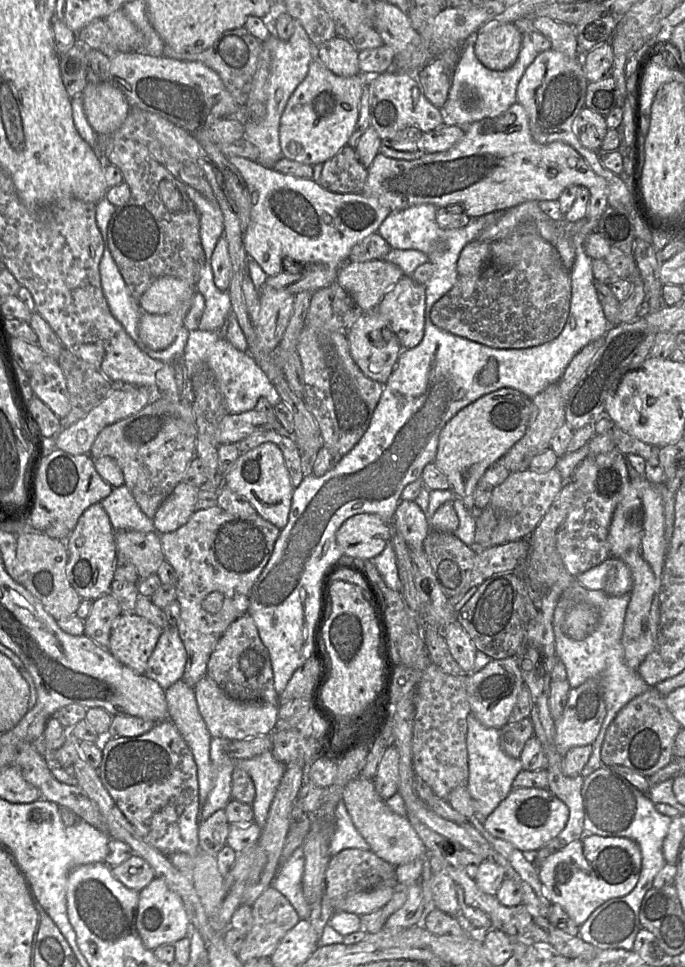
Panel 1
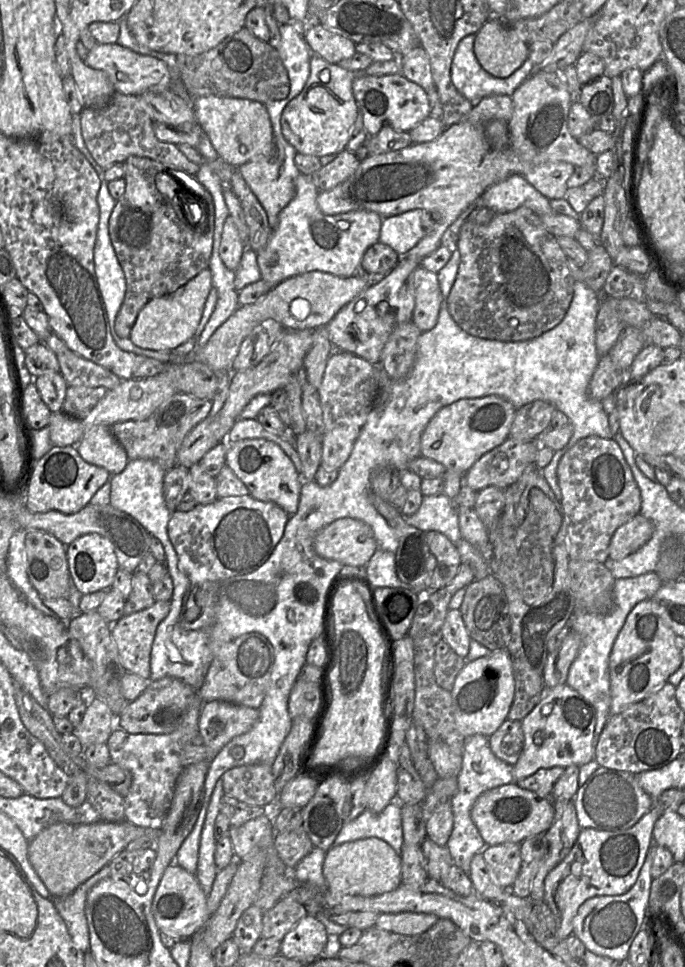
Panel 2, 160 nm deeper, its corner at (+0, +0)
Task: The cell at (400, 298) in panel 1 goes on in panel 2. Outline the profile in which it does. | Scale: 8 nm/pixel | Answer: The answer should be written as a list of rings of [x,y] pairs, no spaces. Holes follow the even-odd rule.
[[[418,267],[413,273],[413,283],[412,322],[426,332],[436,325],[442,302],[437,273]]]

